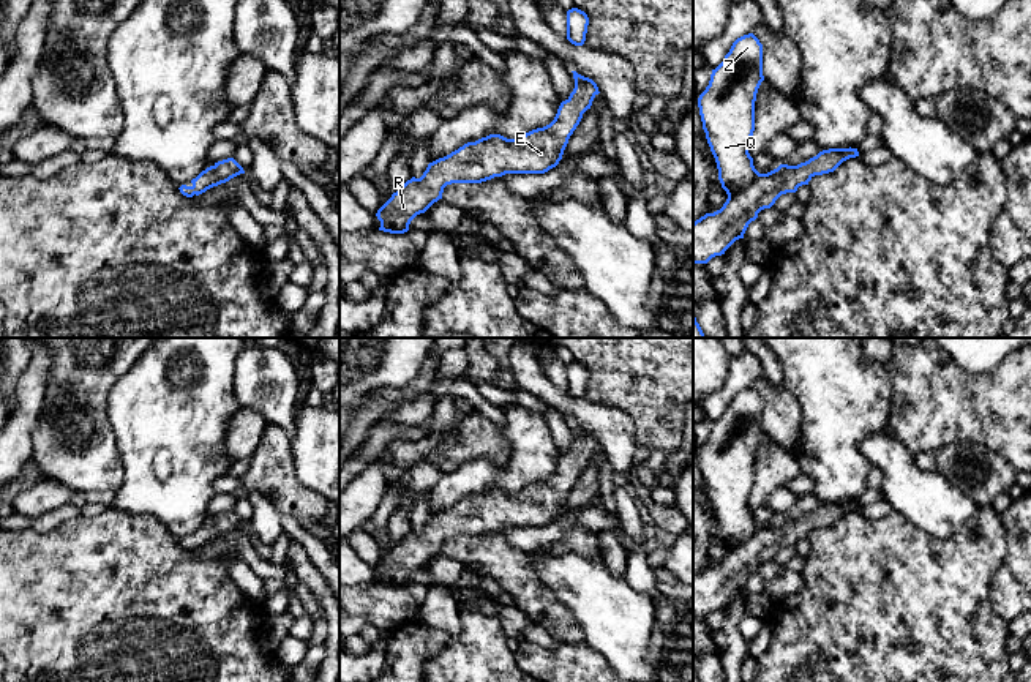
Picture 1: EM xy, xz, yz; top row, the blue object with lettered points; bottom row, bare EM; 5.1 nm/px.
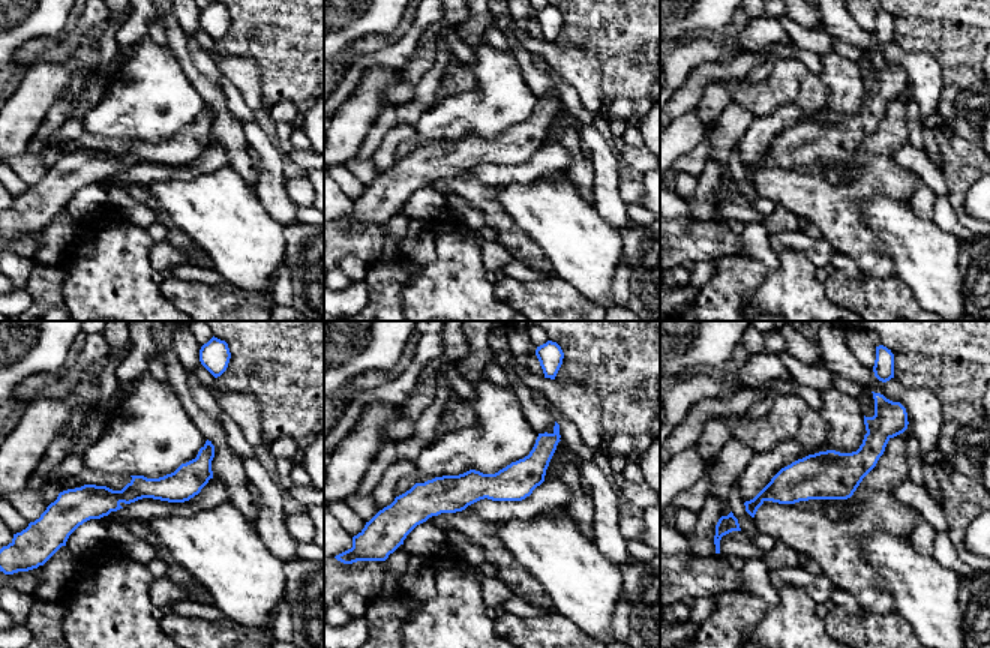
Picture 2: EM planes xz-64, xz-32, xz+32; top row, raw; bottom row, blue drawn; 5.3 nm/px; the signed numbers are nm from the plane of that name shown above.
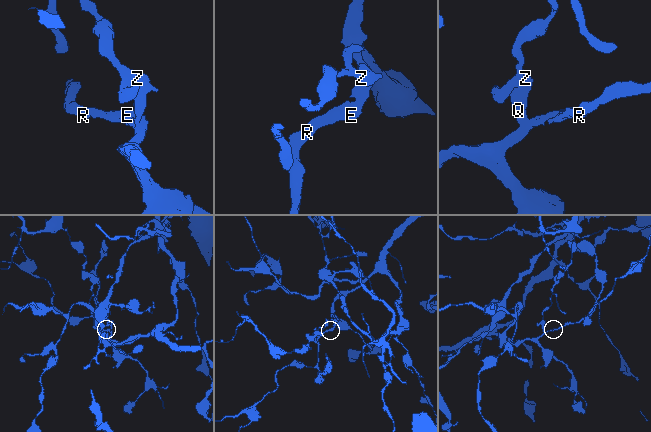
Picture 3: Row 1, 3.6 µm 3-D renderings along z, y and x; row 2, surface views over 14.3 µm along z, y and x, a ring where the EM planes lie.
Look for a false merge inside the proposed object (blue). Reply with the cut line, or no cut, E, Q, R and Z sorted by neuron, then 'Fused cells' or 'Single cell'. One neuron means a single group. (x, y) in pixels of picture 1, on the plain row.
No split. Groups: E Q R Z. Single cell

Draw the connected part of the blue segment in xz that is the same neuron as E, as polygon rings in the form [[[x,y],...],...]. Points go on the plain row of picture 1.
[[[572,426],[575,442],[560,456],[549,478],[532,483],[519,493],[489,488],[429,516],[420,532],[407,534],[377,564],[379,584],[407,586],[417,568],[442,553],[447,538],[482,537],[505,527],[545,527],[556,521],[583,467],[590,463],[594,452],[600,447],[592,433]]]

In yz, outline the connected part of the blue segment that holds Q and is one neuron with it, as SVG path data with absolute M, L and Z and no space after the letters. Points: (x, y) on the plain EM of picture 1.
M748 387L733 396L698 452L703 483L728 553L720 564L693 576L693 617L707 617L725 608L736 594L744 592L758 567L770 562L782 548L796 546L815 529L834 526L843 515L859 510L857 502L829 502L797 519L780 518L759 527L748 497L763 434L763 398Z

